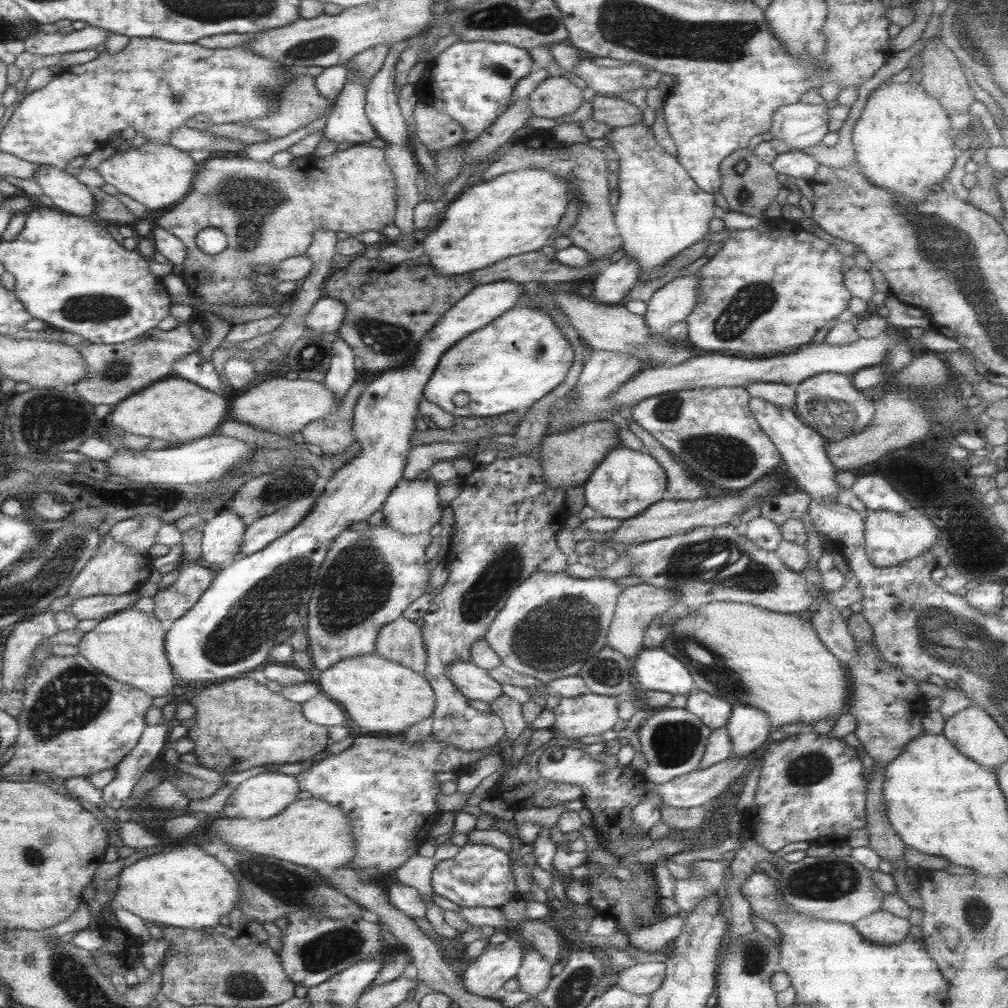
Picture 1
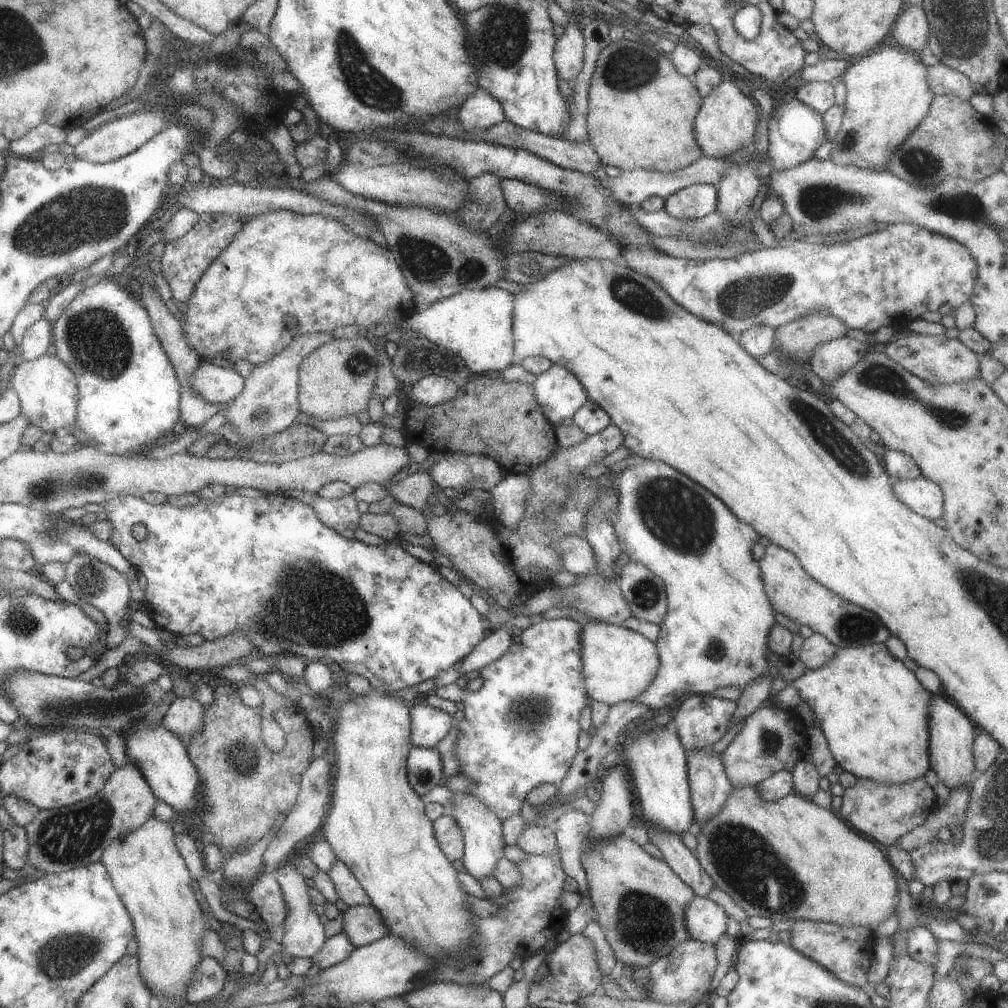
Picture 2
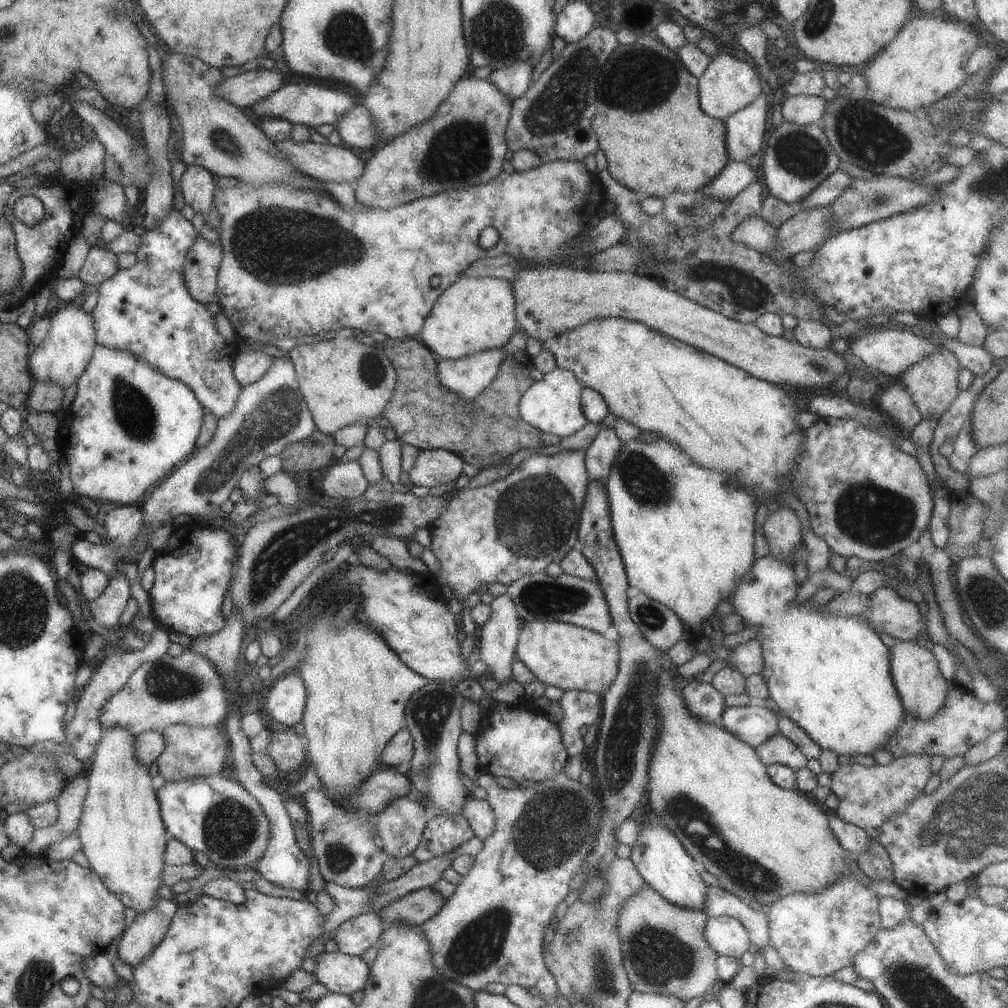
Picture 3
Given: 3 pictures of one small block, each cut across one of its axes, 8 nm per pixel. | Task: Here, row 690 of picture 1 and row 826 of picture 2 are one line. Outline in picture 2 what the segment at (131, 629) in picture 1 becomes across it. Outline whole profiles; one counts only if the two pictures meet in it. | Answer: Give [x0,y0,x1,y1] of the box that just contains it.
[99,816,208,998]

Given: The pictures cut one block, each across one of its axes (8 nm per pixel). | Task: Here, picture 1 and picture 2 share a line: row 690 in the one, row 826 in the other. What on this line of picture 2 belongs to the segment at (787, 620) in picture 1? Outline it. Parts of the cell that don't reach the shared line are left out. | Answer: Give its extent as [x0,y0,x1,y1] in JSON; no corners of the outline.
[692,785,898,929]

